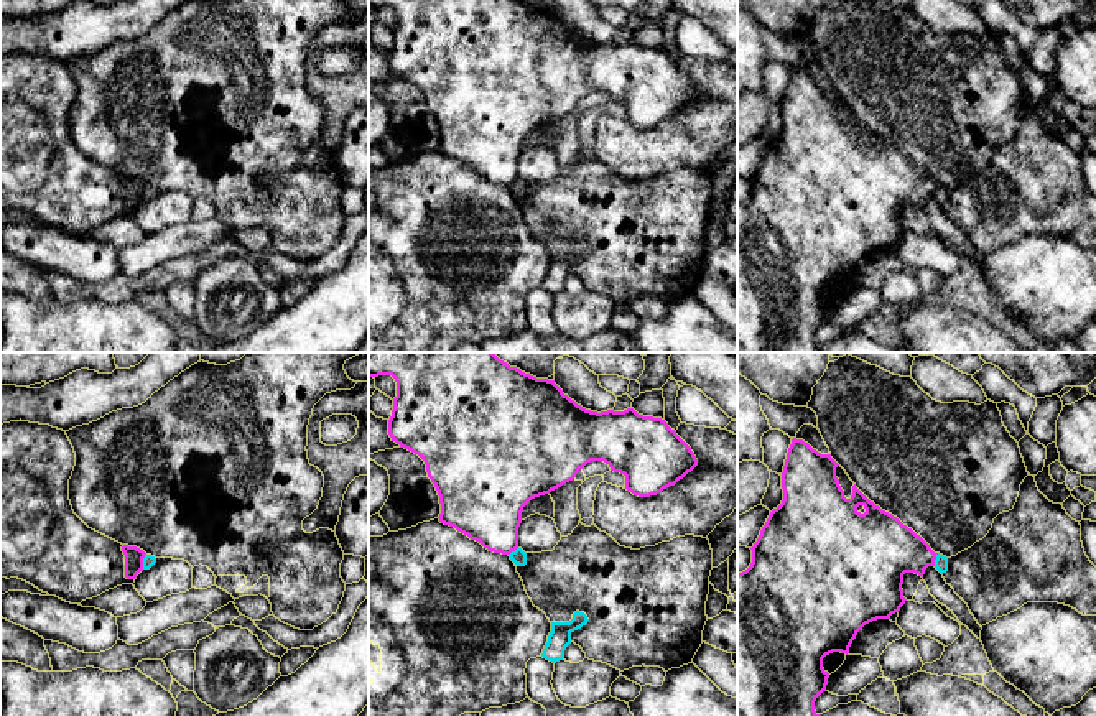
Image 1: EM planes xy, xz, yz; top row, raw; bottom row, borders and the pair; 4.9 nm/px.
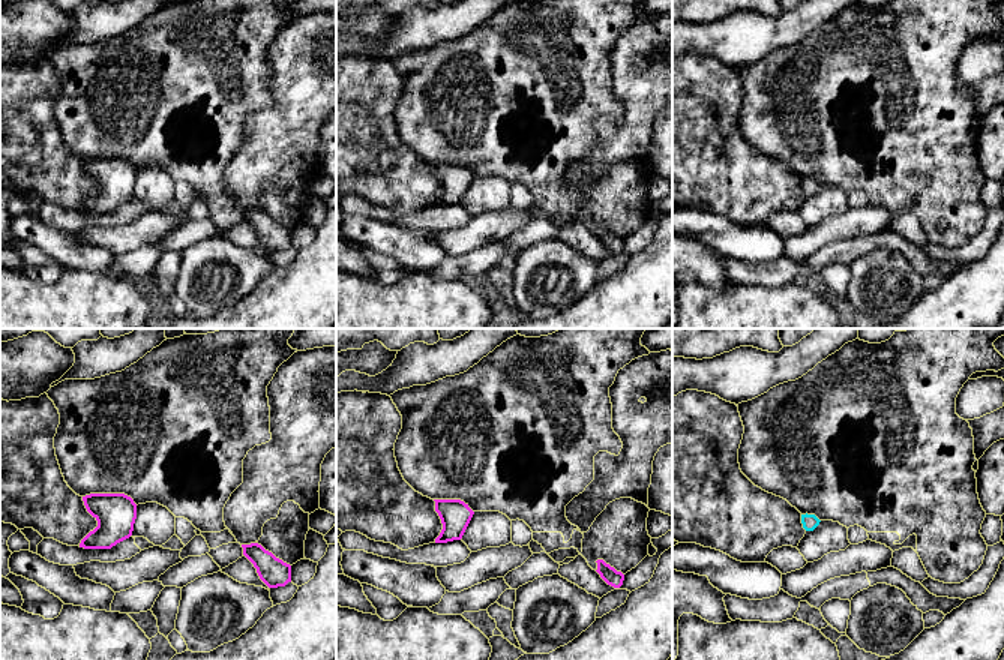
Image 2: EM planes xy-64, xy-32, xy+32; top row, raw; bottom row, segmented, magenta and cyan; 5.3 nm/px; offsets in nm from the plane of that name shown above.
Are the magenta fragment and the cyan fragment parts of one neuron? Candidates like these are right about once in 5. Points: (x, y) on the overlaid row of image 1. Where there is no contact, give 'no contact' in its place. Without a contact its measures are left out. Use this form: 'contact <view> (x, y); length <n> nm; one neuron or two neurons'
contact yz (935, 558); length 70 nm; two neurons

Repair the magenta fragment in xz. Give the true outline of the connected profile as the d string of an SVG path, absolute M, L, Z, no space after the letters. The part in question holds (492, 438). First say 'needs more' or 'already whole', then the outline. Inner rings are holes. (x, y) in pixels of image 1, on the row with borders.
already whole | M369 352L369 377L378 375L392 375L397 382L388 435L425 461L439 495L439 522L494 553L515 551L523 507L573 481L591 461L604 461L611 471L624 474L625 489L639 497L657 495L698 466L691 448L665 420L639 415L634 408L586 410L564 395L555 380L510 367L494 352Z

